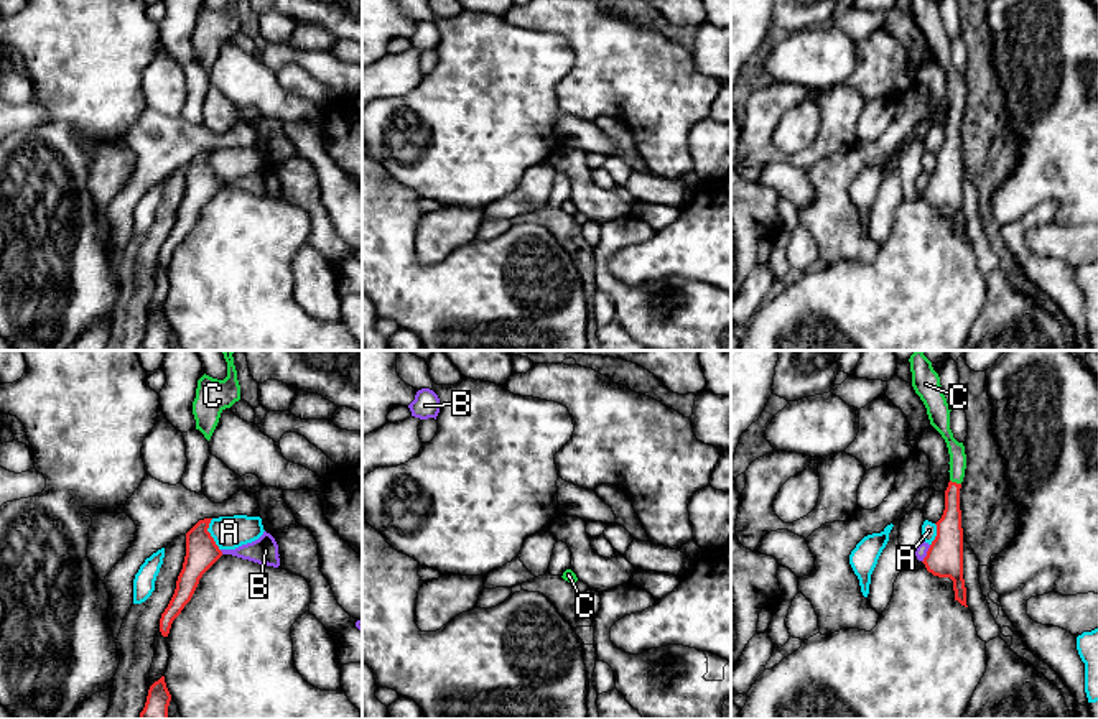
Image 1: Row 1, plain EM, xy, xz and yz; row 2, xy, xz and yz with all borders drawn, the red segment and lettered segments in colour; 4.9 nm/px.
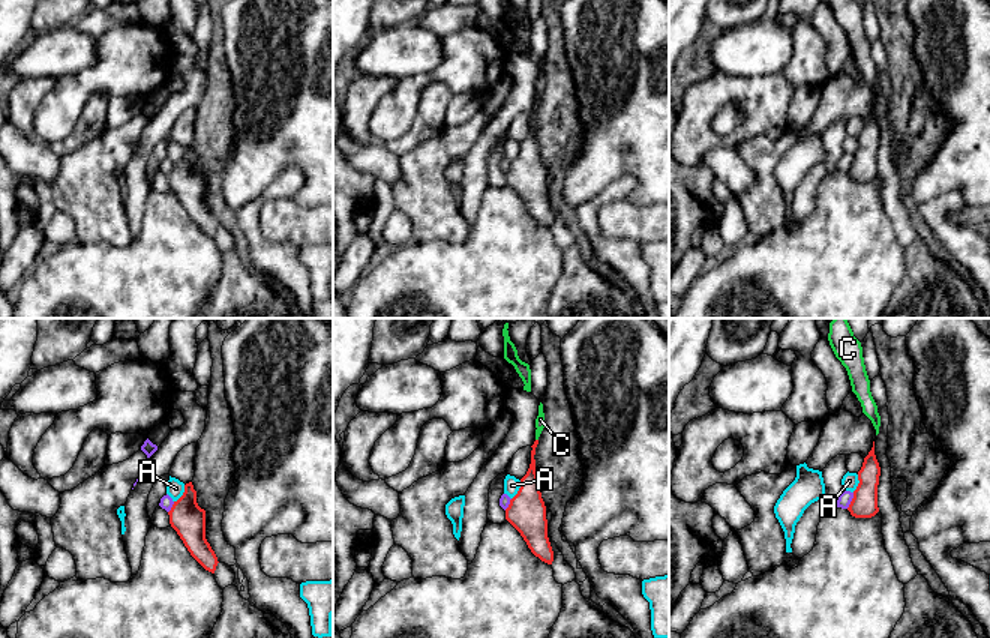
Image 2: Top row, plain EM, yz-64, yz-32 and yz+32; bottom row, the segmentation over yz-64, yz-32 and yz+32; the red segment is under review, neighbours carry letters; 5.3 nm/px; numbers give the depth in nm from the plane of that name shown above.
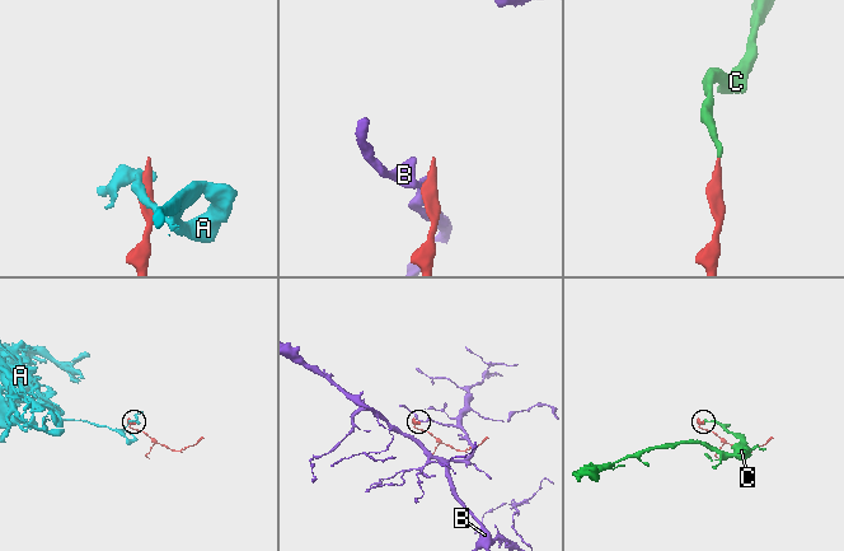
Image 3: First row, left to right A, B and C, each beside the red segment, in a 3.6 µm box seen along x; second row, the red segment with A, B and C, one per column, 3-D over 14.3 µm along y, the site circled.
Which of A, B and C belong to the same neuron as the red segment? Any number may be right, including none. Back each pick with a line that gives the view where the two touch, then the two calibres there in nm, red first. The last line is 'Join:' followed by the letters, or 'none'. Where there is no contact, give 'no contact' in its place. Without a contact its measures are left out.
C: contact in yz; calibres 130 and 80 nm
Join: C

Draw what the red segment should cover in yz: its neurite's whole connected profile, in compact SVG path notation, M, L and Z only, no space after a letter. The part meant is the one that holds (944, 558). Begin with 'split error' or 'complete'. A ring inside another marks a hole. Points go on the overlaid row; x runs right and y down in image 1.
split error; M922 350L910 359L912 387L927 408L930 424L942 434L950 454L950 482L945 490L945 510L937 525L937 536L932 541L924 564L928 573L953 581L955 601L966 605L966 587L963 579L963 528L960 510L960 489L966 469L963 443L953 438L950 429L950 405L943 395L940 377Z

